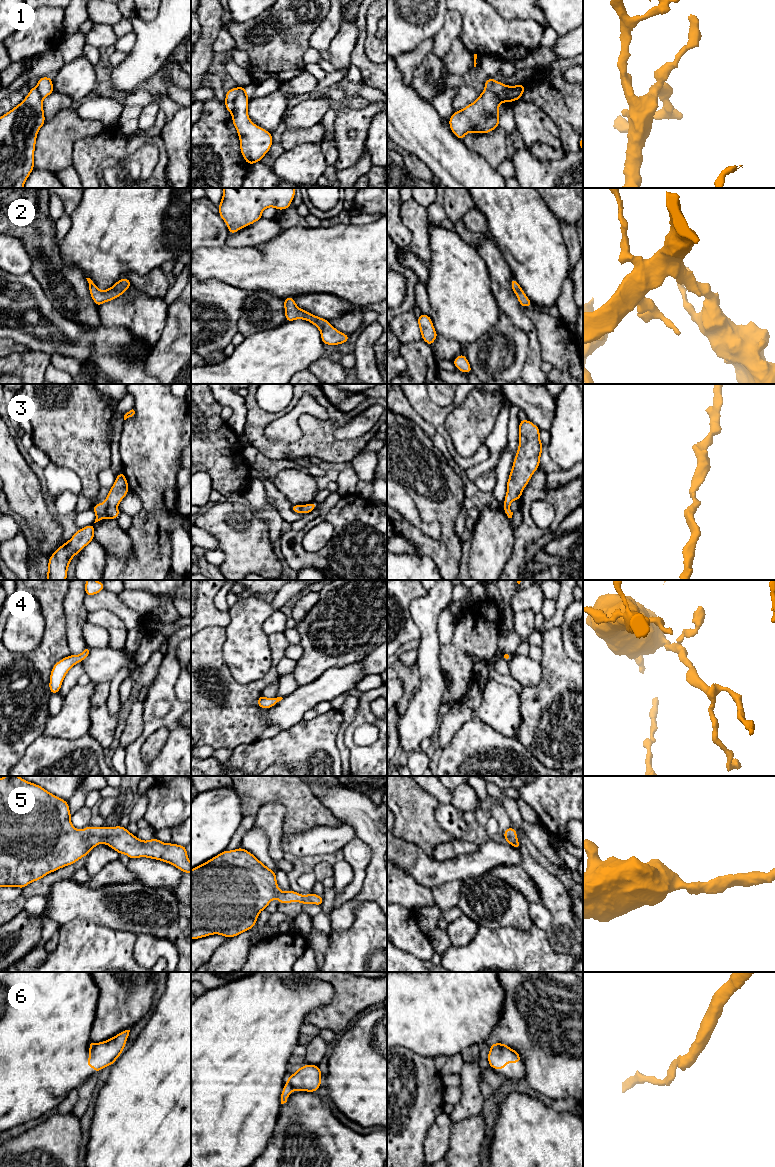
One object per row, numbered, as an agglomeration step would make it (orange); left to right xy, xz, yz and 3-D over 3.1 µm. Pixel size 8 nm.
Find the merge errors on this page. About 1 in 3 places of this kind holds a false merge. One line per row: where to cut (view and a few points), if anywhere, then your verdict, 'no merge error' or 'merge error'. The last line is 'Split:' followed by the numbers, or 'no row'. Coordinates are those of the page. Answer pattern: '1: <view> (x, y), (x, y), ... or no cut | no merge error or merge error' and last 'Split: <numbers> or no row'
1: xz (238, 87), (238, 93), (231, 111) | merge error
2: no cut | no merge error
3: no cut | no merge error
4: no cut | no merge error
5: no cut | no merge error
6: xz (287, 1082), (292, 1090) | merge error
Split: 1, 6

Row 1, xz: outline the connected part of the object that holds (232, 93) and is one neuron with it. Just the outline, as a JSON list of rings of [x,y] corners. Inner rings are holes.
[[[238,87],[232,88],[226,92],[225,107],[228,112],[232,112],[234,109],[234,100],[238,94]]]

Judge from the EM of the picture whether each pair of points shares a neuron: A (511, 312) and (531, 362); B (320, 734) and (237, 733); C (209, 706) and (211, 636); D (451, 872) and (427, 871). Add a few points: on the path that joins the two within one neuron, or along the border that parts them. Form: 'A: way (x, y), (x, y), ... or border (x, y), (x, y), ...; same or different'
A: way (523, 324), (532, 336), (533, 350); same
B: border (256, 739), (241, 743), (234, 748); different
C: way (208, 689), (208, 653); same
D: way (445, 872), (433, 872); same

